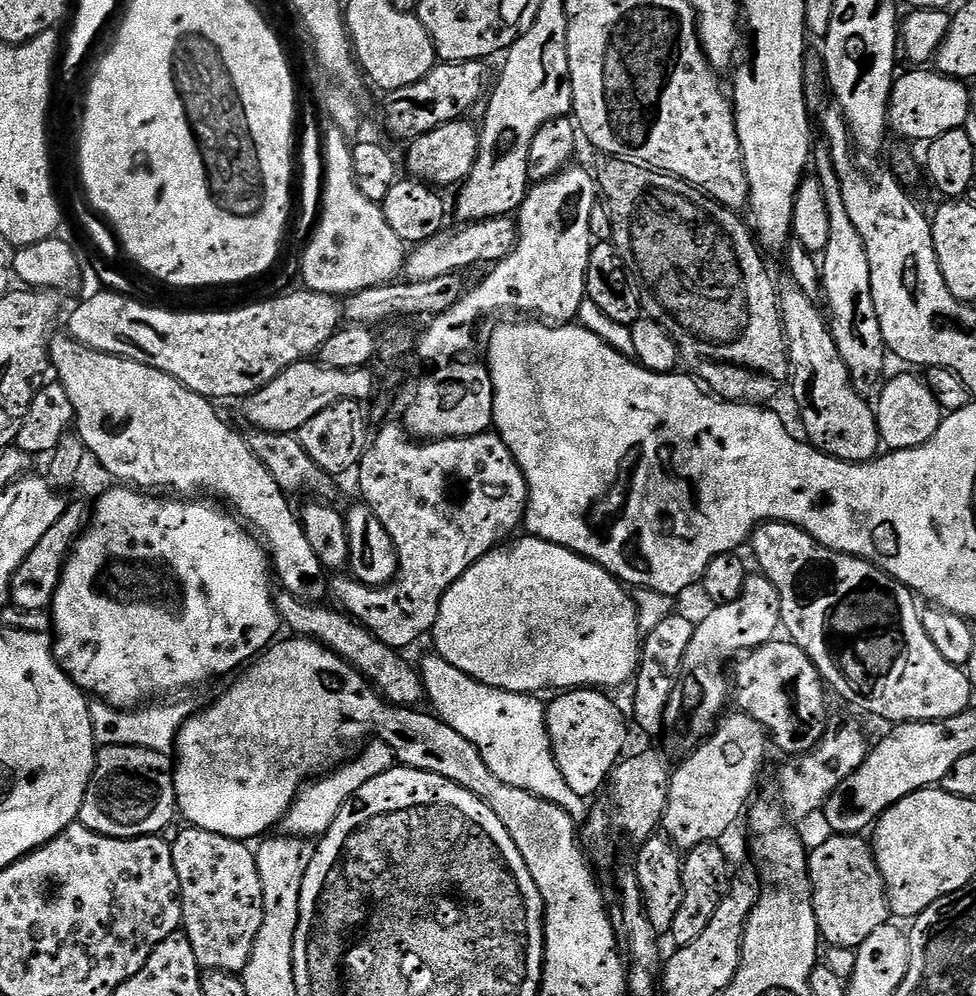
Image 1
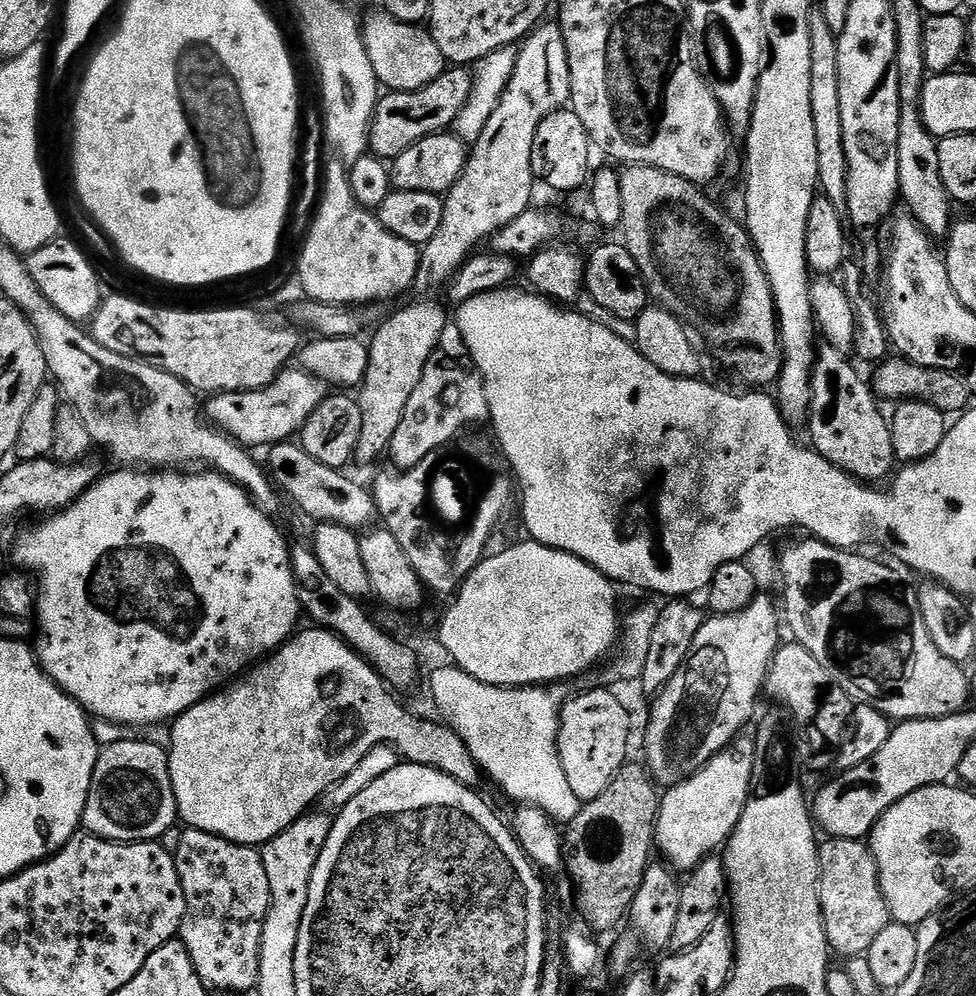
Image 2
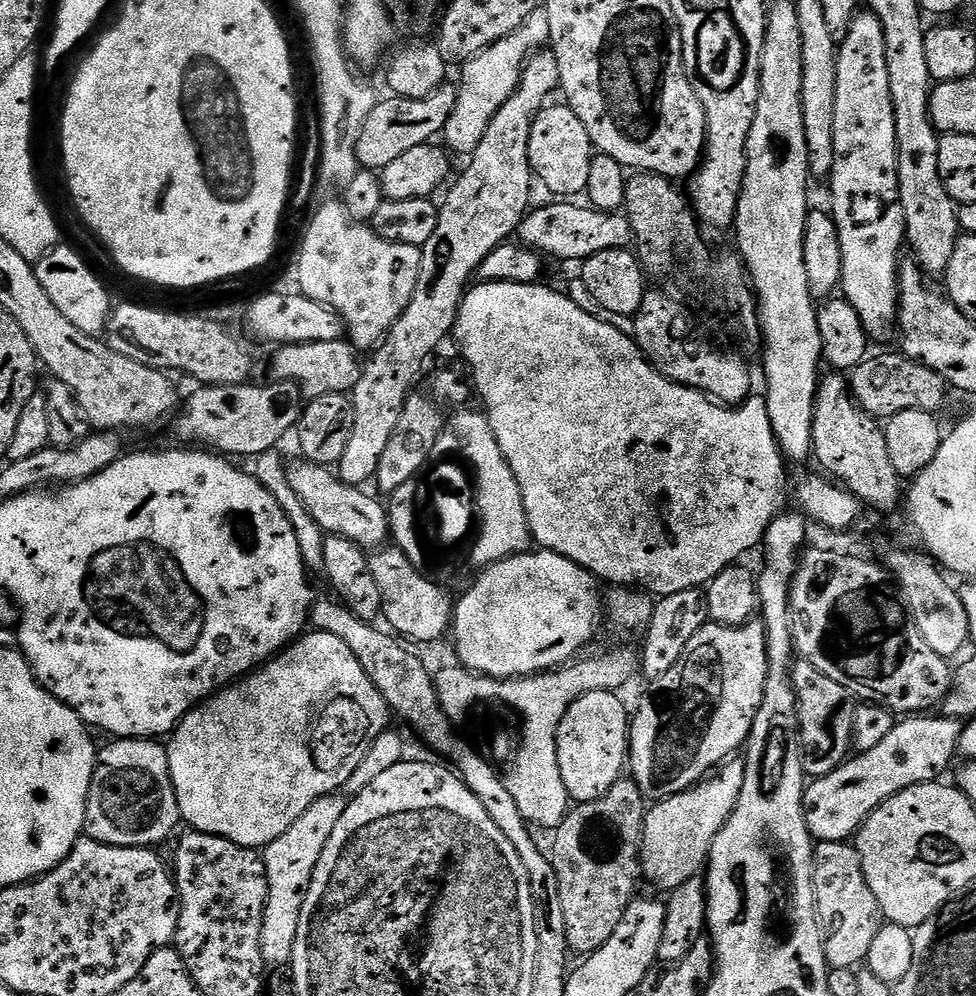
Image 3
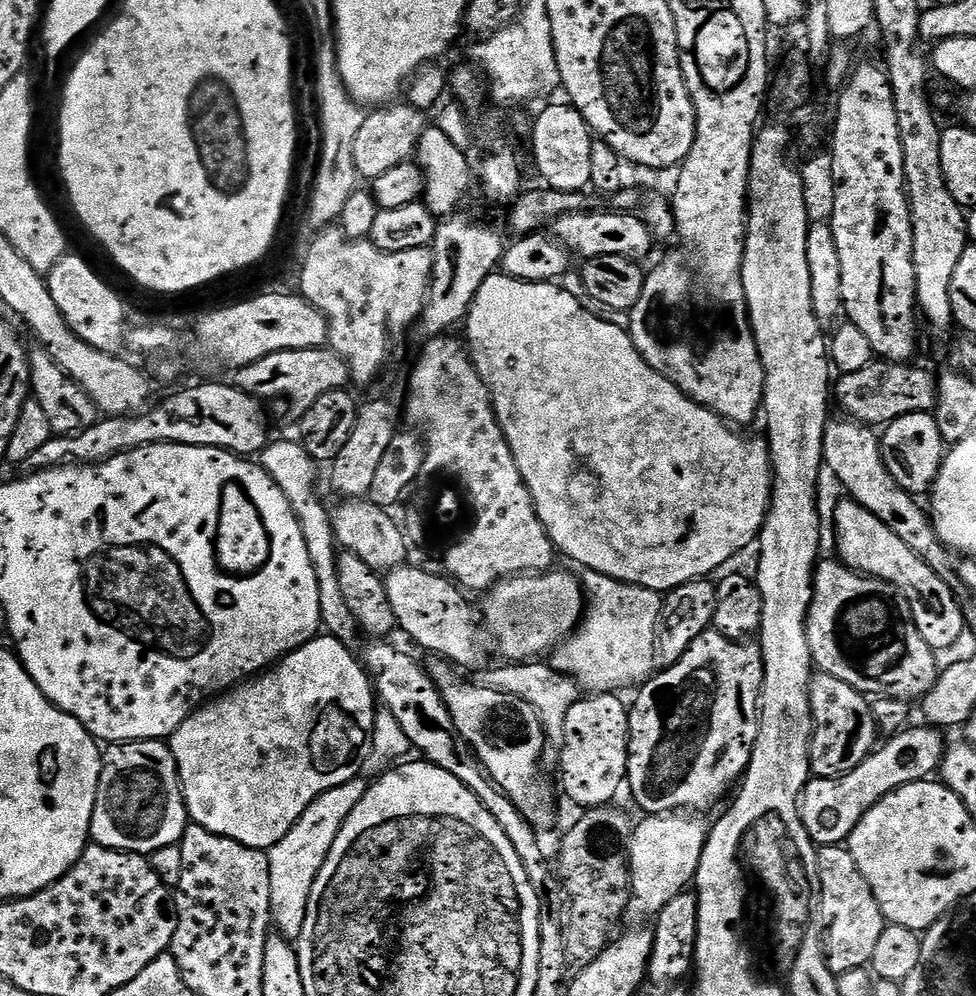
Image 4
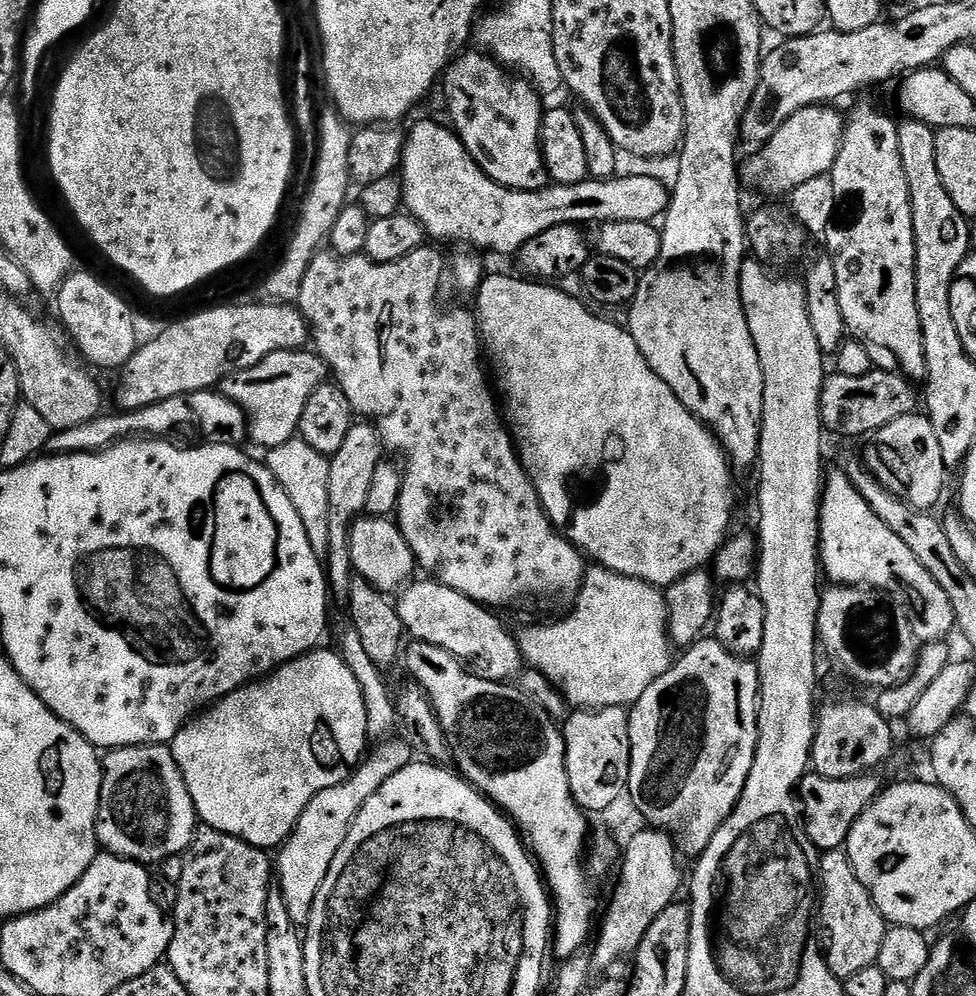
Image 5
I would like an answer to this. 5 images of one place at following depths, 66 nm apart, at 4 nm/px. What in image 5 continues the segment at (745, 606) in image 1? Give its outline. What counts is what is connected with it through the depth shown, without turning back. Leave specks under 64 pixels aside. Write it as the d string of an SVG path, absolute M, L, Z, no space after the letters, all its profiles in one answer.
M700 638L696 640L683 654L684 657L677 659L672 667L662 674L638 698L638 702L631 705L628 713L628 725L630 726L630 750L632 751L632 761L630 762L630 778L628 779L627 790L634 798L634 803L645 816L647 823L653 829L667 832L672 837L677 849L685 857L698 858L710 846L710 838L714 838L716 831L722 826L724 819L734 810L734 806L740 801L742 790L746 786L746 778L750 778L750 770L754 766L756 757L756 743L758 742L758 722L756 716L760 712L760 670L751 659L743 656L730 654L726 646L722 646L714 638Z

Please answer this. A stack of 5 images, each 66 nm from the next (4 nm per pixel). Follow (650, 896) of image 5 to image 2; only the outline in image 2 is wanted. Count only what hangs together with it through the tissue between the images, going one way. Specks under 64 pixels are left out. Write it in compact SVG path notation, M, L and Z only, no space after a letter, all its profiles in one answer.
M741 734L717 752L714 758L710 758L706 766L659 797L654 844L658 852L660 848L661 854L665 856L661 857L677 873L691 872L727 844L750 799L755 753L755 739L751 735Z

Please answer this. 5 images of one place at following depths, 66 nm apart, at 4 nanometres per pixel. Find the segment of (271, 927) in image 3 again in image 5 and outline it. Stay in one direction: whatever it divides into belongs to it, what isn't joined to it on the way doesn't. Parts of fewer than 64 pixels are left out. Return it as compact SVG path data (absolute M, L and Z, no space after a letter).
M389 738L377 743L346 782L342 782L338 788L322 790L322 794L315 796L310 806L302 810L302 818L298 818L294 830L279 849L280 857L277 855L274 860L278 890L293 920L307 921L314 906L314 894L318 894L318 886L322 886L322 878L326 878L326 870L330 870L330 862L334 862L334 854L338 854L338 846L342 846L356 812L366 806L366 802L380 789L382 782L386 782L386 778L413 763L413 760L413 750L403 739Z

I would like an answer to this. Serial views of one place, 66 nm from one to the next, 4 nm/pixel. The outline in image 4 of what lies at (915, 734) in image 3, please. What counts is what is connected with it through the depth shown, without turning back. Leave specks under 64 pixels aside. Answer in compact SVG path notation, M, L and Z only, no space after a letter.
M931 726L905 727L879 745L872 755L844 776L812 778L800 791L800 817L808 837L817 846L843 845L858 826L860 819L886 794L907 784L927 780L939 769L944 760L945 733Z

